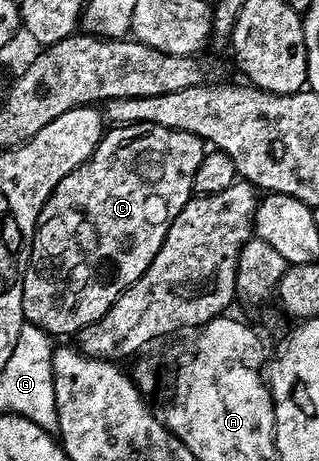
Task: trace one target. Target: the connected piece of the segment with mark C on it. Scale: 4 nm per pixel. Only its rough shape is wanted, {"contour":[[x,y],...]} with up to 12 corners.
{"contour":[[109,128],[54,187],[25,322],[76,335],[150,267],[205,141]]}

